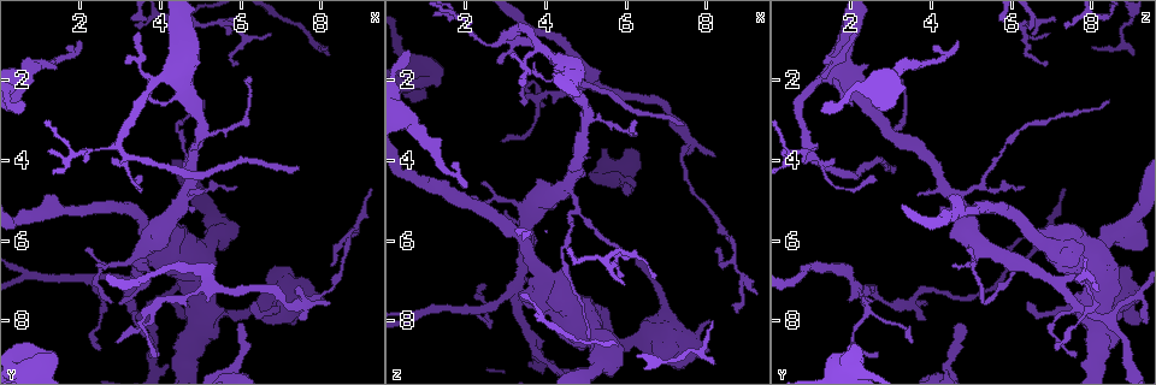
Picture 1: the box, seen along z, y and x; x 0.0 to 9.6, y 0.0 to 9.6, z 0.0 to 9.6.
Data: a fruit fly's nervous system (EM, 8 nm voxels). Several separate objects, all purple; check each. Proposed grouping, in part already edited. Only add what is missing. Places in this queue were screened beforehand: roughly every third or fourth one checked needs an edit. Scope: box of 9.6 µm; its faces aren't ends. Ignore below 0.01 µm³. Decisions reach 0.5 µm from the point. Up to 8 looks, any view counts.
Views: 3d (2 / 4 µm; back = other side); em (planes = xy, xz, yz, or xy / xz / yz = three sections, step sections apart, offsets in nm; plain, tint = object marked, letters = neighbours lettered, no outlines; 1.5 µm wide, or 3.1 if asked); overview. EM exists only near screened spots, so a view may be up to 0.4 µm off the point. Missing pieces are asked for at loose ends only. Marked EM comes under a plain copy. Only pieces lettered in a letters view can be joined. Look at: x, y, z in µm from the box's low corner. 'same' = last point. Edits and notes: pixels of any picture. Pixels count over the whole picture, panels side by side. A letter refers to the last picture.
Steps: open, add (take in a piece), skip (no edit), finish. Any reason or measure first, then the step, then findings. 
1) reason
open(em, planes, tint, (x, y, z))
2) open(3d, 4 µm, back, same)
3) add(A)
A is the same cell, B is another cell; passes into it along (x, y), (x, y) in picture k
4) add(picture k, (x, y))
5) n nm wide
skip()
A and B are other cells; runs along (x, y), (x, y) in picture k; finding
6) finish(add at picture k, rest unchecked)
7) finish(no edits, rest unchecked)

an open end
open(3d, 4 µm, back, (5.90, 8.10, 4.75))

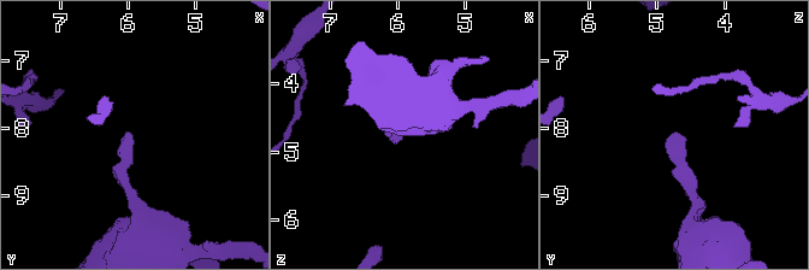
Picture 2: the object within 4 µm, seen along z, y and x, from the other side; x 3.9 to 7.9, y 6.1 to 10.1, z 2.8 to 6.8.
shape alone is not enough
open(em, planes, letters, (5.90, 8.10, 4.80))

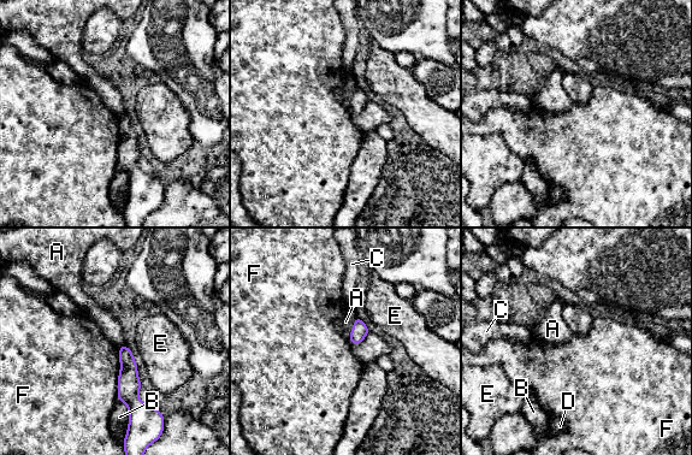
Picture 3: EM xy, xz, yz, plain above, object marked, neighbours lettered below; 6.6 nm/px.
skip()
A, B, C, D, E and F are other cells; border along (119, 347), (118, 393), (116, 399) in picture 3; no lettered piece goes on from it

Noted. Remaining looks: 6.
thin end
open(em, planes, letters, (8.75, 5.75, 7.75))

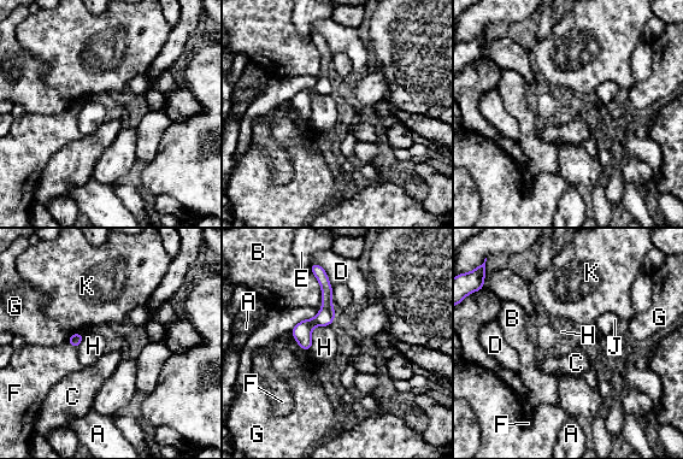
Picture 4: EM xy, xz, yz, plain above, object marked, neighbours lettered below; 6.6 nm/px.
skip()
A, B, C, D, E, F, G, H, J and K are other cells; no lettered piece goes on from it

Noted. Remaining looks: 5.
tapers out
open(em, yz, step 4, tint, (8.10, 1.20, 8.05))

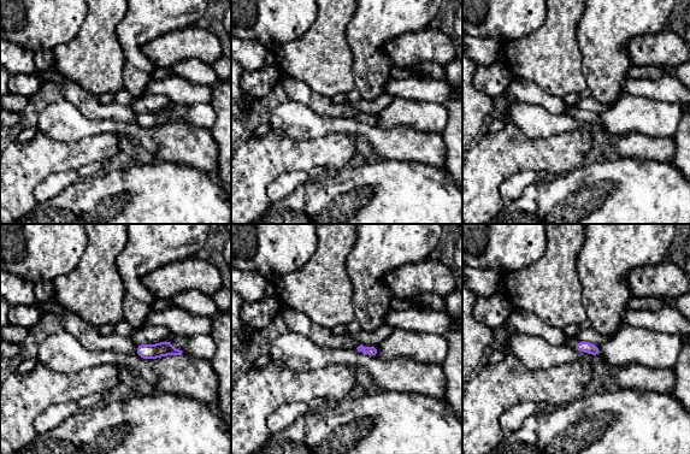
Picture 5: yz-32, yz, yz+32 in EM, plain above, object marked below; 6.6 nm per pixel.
open(em, yz, step 4, letters, same)

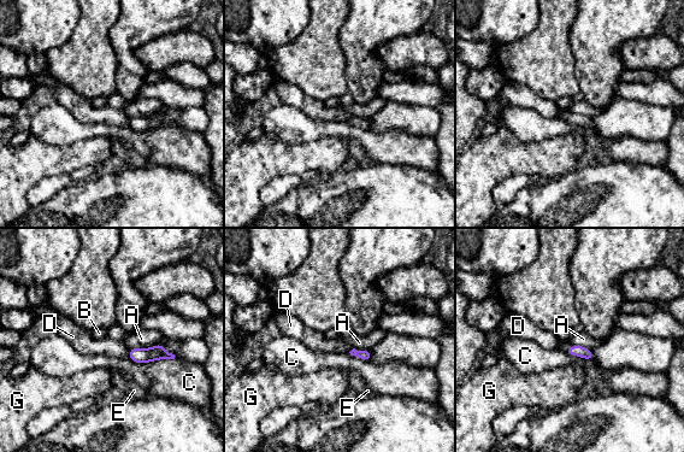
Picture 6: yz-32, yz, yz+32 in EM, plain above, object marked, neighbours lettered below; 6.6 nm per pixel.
skip()
A, B, C, D, E and G are other cells; border along (129, 350), (131, 359) in picture 6; none of them fits

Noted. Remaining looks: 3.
finish(no edits, rest unchecked)

